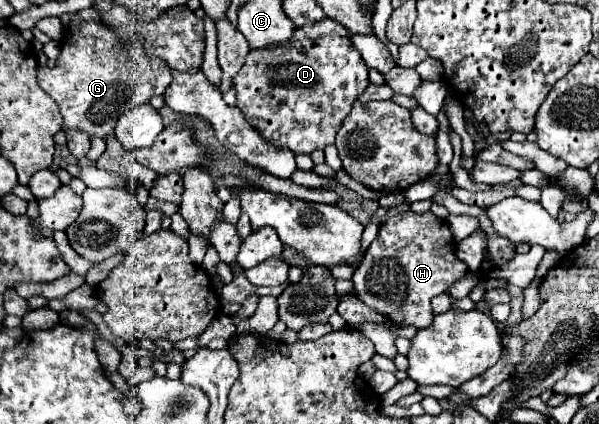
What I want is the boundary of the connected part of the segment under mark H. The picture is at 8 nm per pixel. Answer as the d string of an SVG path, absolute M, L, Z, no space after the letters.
M412 211L388 217L374 243L364 253L352 283L358 299L378 313L386 313L394 325L412 325L424 329L434 319L430 299L446 293L448 287L466 273L466 265L456 259L452 233L444 221L430 211L416 215Z

